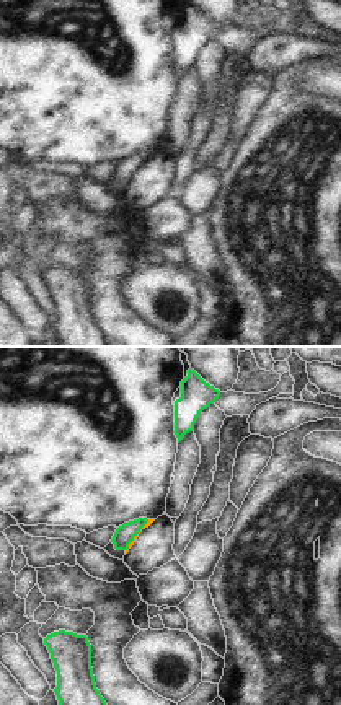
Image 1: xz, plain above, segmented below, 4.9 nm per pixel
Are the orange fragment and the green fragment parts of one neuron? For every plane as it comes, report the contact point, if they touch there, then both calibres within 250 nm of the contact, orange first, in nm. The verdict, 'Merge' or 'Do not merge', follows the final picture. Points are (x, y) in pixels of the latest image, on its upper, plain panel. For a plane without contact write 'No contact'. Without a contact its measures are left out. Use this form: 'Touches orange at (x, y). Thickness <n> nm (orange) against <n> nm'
Touches orange at (136, 171). Thickness 20 nm (orange) against 100 nm.

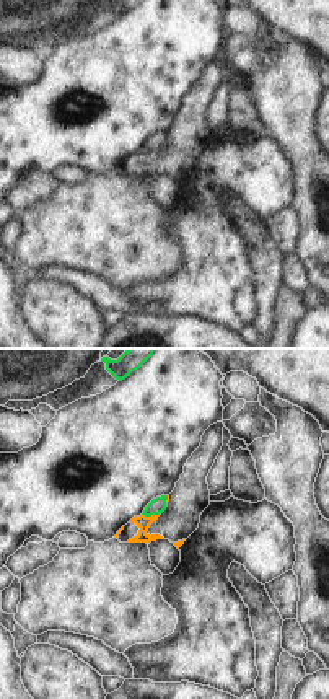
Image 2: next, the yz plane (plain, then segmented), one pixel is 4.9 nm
Touches orange at (152, 150). Thickness 70 nm (orange) against 80 nm.

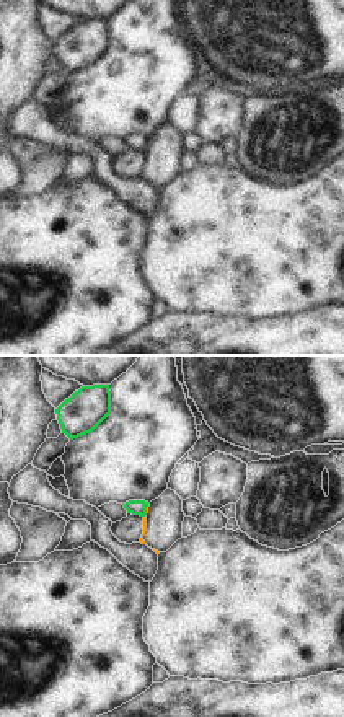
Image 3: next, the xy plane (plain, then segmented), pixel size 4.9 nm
Touches orange at (147, 145). Thickness 20 nm (orange) against 80 nm.

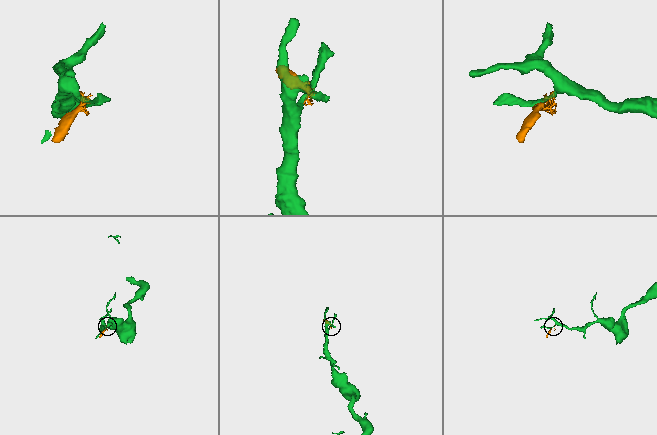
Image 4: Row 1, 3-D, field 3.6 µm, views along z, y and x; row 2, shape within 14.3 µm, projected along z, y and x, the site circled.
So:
Do not merge.

